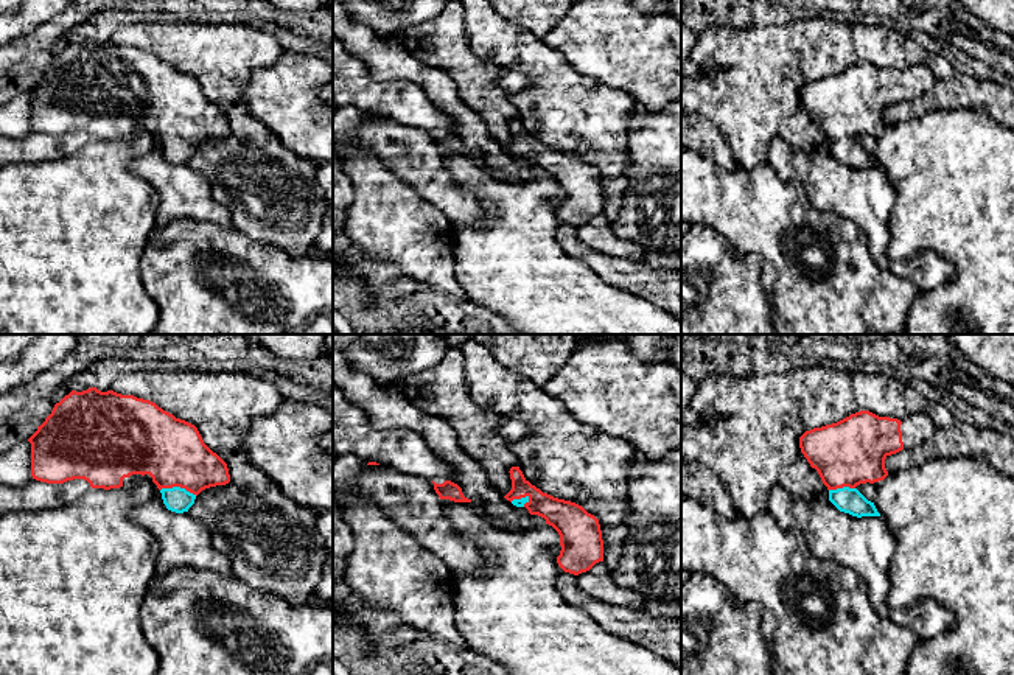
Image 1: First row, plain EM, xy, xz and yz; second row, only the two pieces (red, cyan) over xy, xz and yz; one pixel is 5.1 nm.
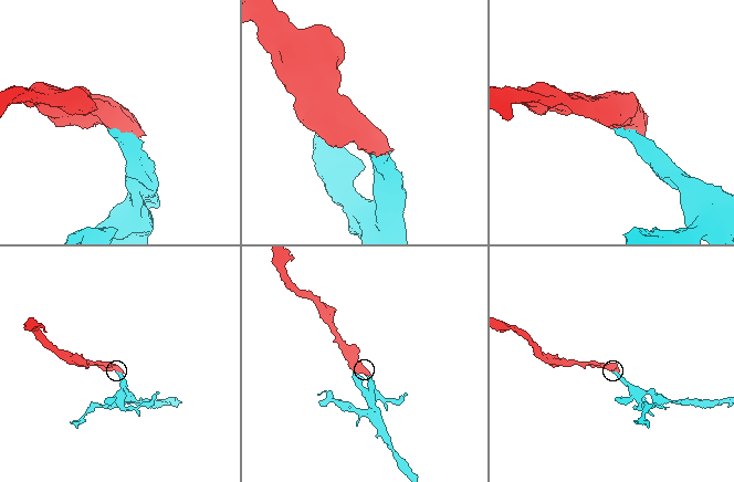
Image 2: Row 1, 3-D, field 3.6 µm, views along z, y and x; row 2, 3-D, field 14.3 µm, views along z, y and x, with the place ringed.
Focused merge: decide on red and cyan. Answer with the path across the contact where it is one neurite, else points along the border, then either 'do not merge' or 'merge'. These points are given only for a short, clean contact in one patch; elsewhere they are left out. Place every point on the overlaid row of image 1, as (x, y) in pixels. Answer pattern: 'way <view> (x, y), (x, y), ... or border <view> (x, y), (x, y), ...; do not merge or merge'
merge

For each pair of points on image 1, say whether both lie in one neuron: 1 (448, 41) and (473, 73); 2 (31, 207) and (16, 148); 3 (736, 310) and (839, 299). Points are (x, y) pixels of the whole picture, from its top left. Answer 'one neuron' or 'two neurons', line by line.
1: one neuron
2: two neurons
3: two neurons

